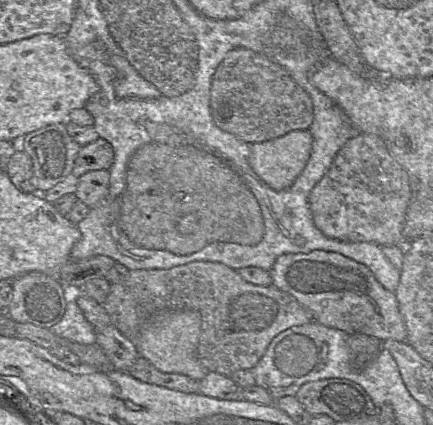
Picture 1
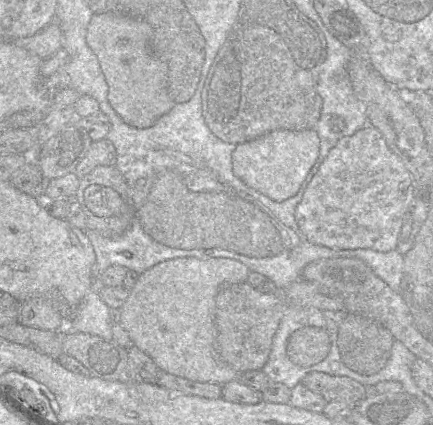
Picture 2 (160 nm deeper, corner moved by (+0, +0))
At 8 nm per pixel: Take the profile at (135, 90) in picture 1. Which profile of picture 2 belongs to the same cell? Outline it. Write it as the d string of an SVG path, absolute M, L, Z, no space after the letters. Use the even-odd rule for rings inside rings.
M116 12L94 13L87 30L87 44L96 54L109 87L108 101L129 126L152 126L176 104L168 92L168 70L152 52L150 26L143 20Z

